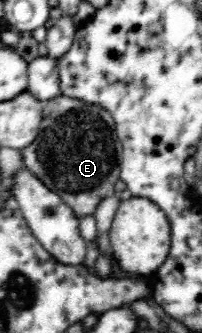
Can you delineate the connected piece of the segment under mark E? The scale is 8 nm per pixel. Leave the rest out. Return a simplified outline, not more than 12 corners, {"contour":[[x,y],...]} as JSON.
{"contour":[[44,105],[23,167],[78,218],[115,194],[123,148],[102,106]]}

